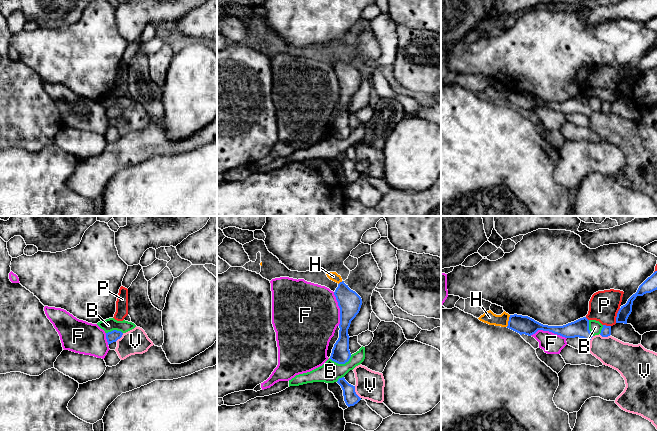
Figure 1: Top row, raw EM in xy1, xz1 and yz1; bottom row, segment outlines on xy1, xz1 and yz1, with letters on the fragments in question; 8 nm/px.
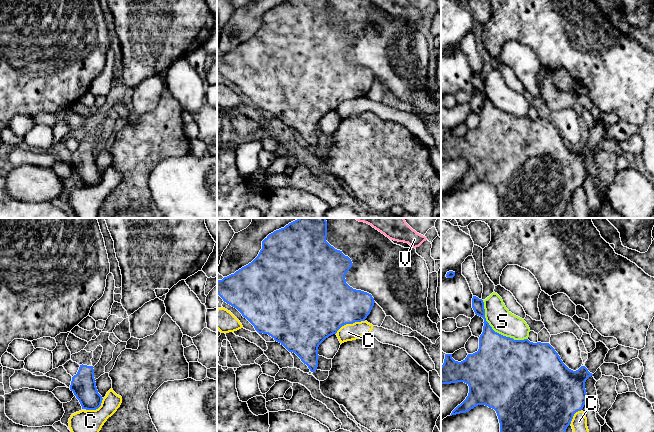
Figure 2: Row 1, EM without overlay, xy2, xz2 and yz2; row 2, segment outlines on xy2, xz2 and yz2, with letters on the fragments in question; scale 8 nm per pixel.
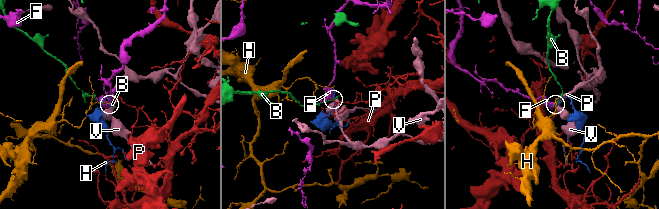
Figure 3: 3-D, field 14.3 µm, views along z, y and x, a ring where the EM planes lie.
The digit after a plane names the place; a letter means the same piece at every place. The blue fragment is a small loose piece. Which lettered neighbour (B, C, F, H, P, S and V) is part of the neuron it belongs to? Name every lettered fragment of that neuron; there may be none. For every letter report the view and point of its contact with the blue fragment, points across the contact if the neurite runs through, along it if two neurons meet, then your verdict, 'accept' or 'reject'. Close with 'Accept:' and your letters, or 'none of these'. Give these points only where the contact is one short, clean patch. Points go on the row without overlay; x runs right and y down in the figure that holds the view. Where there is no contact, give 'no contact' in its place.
B: contact xz1 (341, 139); border xz1 (351, 131), (344, 139), (336, 139), (329, 134); reject
C: contact xz2 (349, 99); reject
F: contact yz1 (548, 106); reject
H: contact yz1 (508, 97); border yz1 (510, 91), (506, 102); reject
P: contact yz1 (617, 91); reject
S: contact yz2 (496, 108); reject
V: contact xz1 (355, 168); border xz1 (354, 162), (354, 167), (360, 174); reject
Accept: none of these

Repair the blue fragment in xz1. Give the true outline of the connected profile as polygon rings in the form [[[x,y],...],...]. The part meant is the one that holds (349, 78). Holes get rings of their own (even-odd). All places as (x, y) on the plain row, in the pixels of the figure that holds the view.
[[[344,57],[338,60],[334,71],[340,84],[340,106],[339,114],[334,120],[330,135],[338,140],[345,140],[351,133],[348,105],[351,97],[360,87],[362,75],[355,67],[351,66]]]

